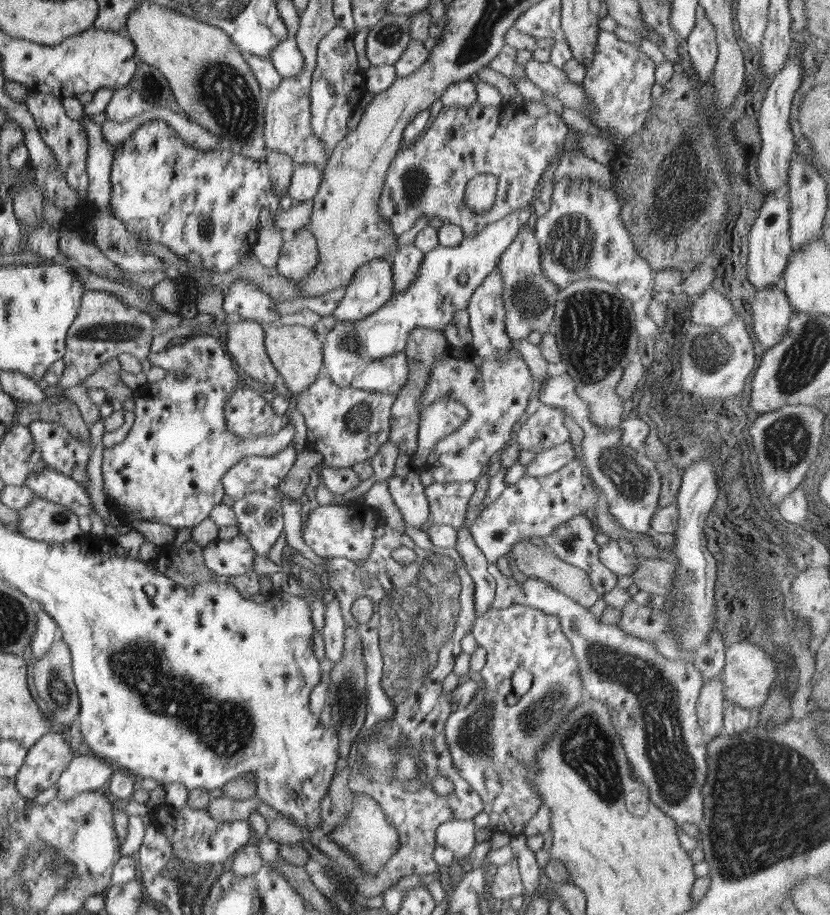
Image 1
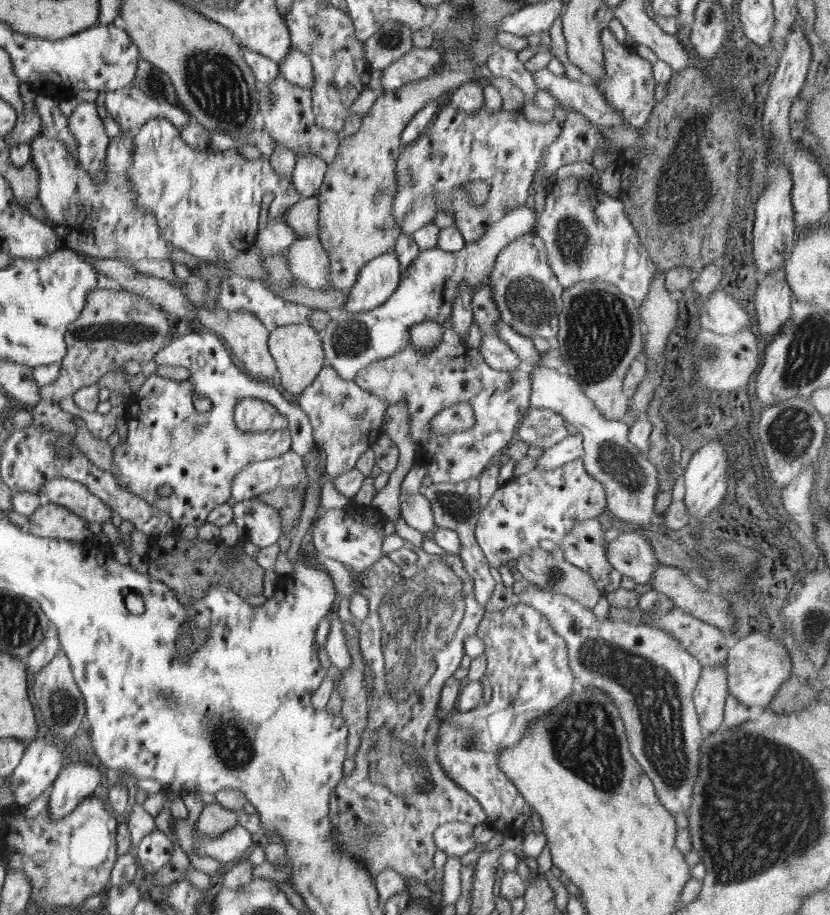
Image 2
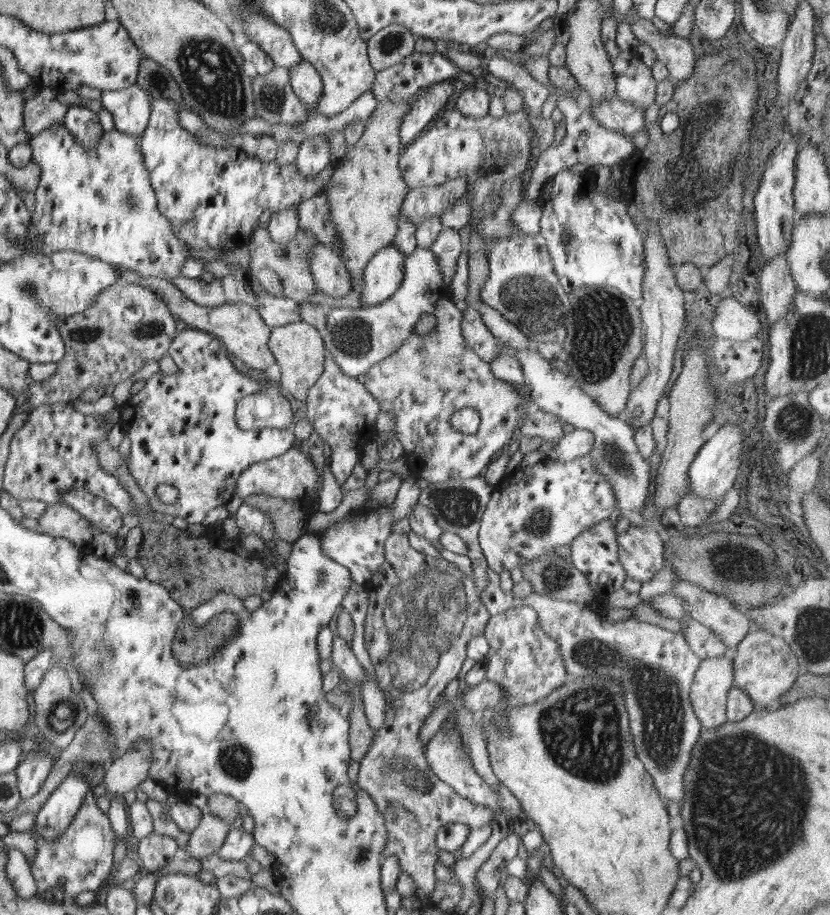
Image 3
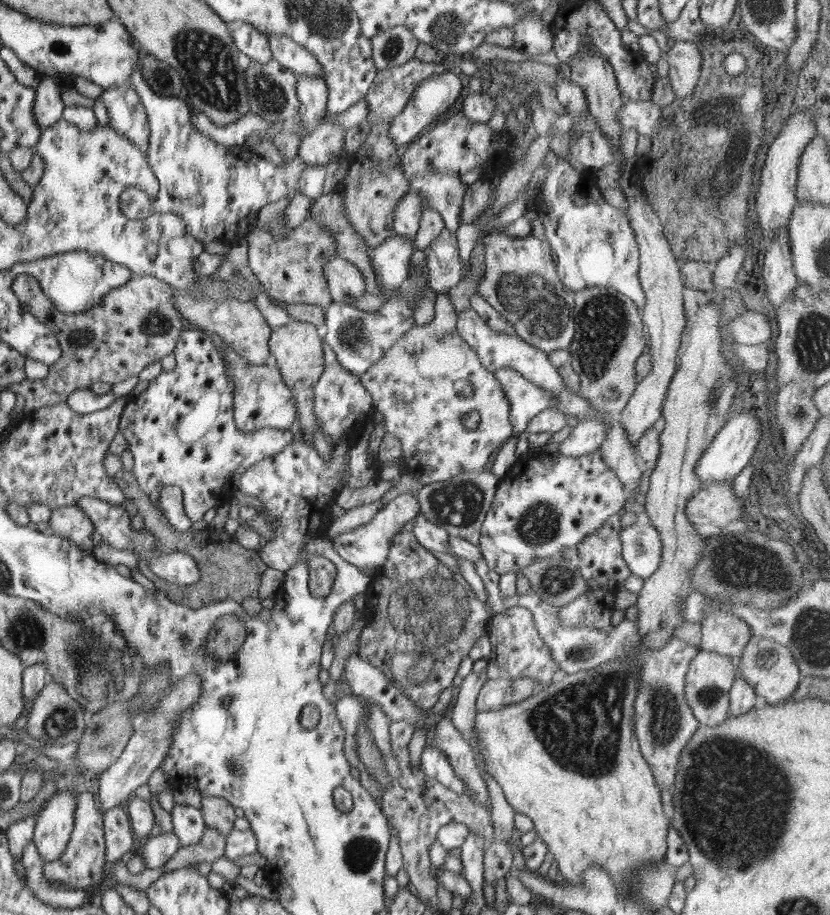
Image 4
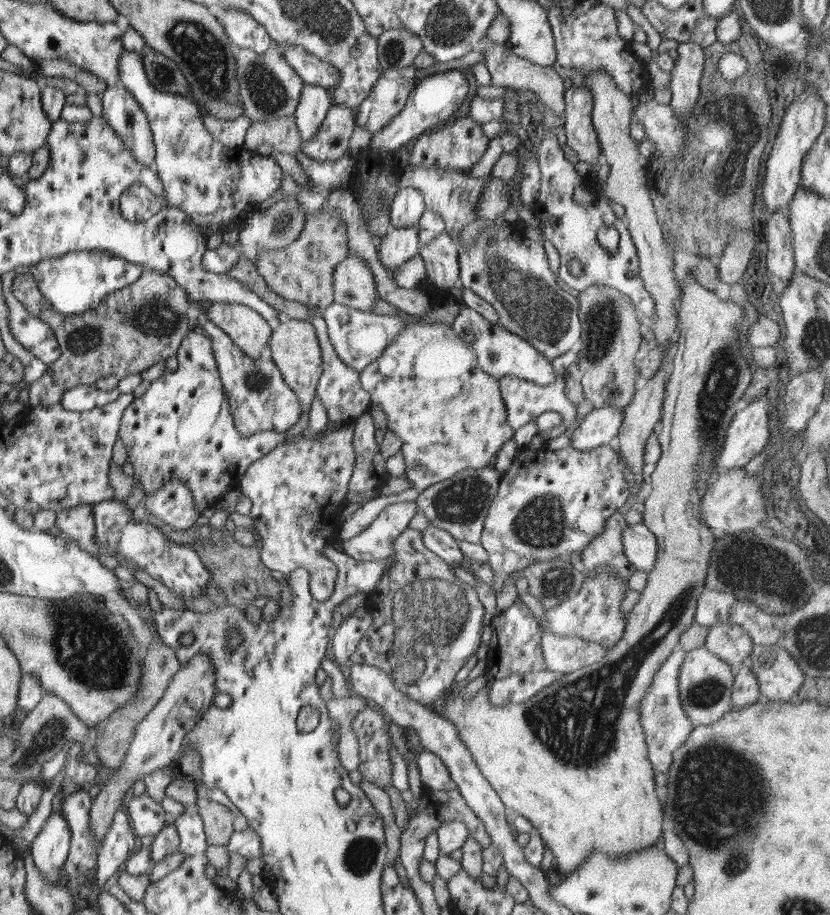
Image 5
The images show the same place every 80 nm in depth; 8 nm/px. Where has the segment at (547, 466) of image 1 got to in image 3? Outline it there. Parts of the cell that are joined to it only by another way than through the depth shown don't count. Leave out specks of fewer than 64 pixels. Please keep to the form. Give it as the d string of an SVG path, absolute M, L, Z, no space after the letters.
M574 429L574 431L564 434L558 444L547 454L546 459L566 462L574 458L589 455L594 444L594 433L584 429Z

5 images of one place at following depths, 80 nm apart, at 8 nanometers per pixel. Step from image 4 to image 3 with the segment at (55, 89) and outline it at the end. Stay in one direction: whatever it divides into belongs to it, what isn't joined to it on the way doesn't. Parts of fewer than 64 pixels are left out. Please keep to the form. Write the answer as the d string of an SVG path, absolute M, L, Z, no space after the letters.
M42 87L32 100L24 104L24 128L29 138L40 134L55 123L61 123L71 106L57 101L57 90Z

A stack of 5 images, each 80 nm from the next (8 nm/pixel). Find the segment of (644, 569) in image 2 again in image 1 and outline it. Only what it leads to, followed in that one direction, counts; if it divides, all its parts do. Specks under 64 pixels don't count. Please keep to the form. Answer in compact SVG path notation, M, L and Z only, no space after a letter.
M612 540L600 548L600 562L614 575L632 575L638 569L634 544L628 540Z

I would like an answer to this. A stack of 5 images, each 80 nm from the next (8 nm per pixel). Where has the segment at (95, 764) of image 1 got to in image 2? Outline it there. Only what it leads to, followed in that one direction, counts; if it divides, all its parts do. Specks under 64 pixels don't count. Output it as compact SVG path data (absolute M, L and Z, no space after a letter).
M71 761L62 768L51 786L50 802L45 816L63 818L76 809L78 803L93 795L100 784L100 771L82 761Z

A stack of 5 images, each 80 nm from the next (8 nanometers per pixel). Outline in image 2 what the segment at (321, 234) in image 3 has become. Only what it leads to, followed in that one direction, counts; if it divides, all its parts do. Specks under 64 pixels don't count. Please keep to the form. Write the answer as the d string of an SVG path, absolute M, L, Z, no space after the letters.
M314 197L301 198L286 212L287 223L294 229L297 237L319 234L319 202Z

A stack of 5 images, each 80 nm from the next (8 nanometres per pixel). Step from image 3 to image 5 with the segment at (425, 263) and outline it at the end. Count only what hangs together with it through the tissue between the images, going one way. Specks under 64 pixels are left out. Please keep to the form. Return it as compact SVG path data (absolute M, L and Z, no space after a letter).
M336 301L322 310L327 324L329 340L335 348L338 358L361 373L366 366L380 358L383 349L398 337L406 328L406 321L400 315L378 315L346 307Z

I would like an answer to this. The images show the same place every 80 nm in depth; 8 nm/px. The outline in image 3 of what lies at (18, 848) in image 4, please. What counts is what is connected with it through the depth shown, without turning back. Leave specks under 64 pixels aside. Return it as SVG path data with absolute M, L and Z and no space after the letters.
M9 849L7 860L7 875L16 889L19 897L27 899L38 894L37 884L27 863L26 857L20 849Z

